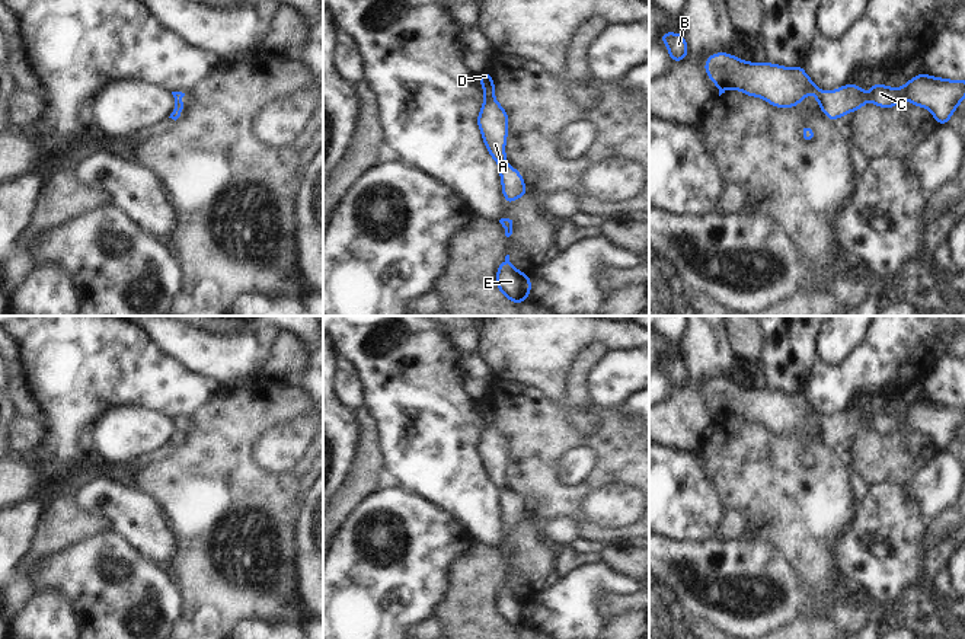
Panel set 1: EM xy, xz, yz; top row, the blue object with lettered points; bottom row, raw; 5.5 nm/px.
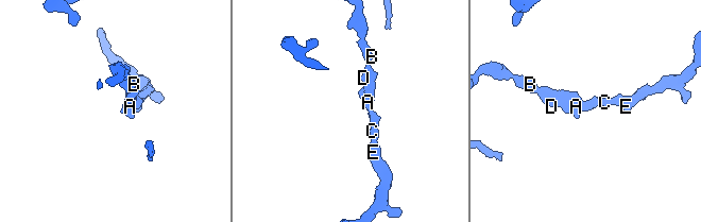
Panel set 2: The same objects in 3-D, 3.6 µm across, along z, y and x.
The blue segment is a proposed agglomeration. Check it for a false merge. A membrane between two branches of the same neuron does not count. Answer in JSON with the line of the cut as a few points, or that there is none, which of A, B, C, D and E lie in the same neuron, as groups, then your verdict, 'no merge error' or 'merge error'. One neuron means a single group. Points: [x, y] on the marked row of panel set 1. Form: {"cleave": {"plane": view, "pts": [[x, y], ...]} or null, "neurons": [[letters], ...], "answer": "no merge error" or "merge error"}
{"cleave": null, "neurons": [["A", "B", "C", "D", "E"]], "answer": "no merge error"}

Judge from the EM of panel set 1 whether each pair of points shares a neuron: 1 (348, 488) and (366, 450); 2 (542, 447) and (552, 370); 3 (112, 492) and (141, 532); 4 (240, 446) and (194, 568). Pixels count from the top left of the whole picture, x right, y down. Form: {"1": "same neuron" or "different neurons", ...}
{"1": "same neuron", "2": "different neurons", "3": "same neuron", "4": "same neuron"}

